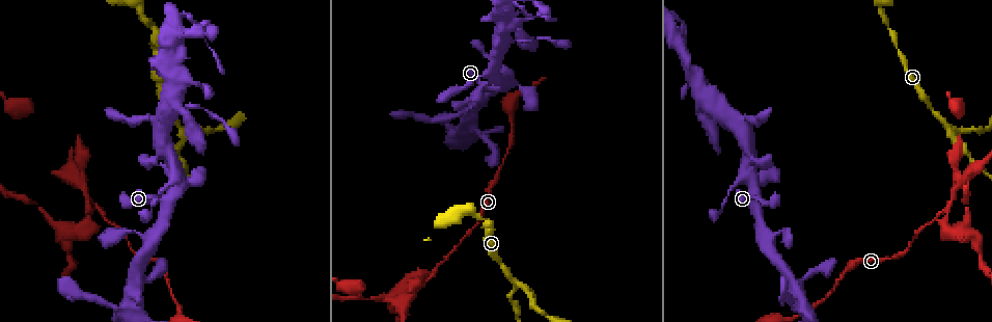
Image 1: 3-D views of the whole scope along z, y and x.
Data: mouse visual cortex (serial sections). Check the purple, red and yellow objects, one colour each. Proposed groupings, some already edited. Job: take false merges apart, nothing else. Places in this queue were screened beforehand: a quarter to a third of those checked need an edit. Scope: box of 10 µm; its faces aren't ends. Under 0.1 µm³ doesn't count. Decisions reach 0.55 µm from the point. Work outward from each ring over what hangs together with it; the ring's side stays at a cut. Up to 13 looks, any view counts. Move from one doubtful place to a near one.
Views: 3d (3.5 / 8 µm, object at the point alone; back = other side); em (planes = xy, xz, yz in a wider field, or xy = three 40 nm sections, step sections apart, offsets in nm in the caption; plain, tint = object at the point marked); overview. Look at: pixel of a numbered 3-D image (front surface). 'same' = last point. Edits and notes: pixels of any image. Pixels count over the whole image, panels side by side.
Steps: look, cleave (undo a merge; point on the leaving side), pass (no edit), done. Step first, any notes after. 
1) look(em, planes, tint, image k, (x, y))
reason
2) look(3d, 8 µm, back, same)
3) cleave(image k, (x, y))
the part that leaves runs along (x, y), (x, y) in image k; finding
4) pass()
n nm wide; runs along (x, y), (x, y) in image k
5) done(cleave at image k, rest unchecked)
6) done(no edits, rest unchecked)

look(3d, 8 µm, image 1, (523, 89))

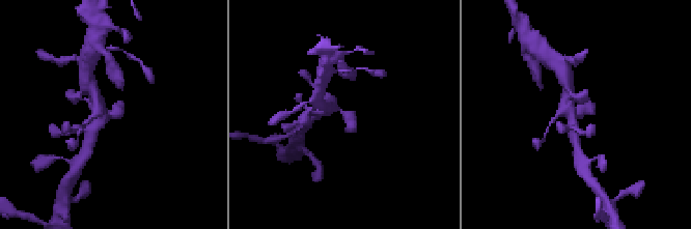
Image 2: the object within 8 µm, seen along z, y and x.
look(3d, 3.5 µm, same)

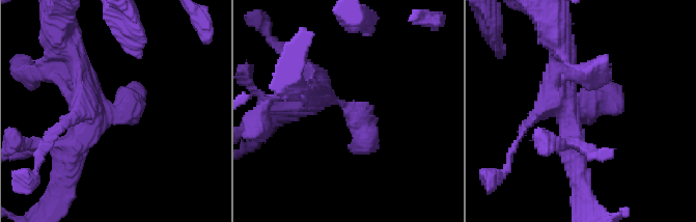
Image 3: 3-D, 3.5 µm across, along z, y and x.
look(em, xy, step 1, tint, image 3, (110, 111))
shape alone is not enough

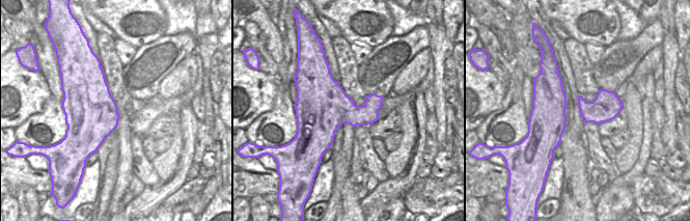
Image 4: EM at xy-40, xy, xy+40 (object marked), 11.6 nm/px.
pass()
runs along (297, 106), (341, 103), (363, 127), (354, 151) in image 3; one cell here

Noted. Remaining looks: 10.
look(3d, 3.5 µm, image 1, (703, 98))
calibre changes

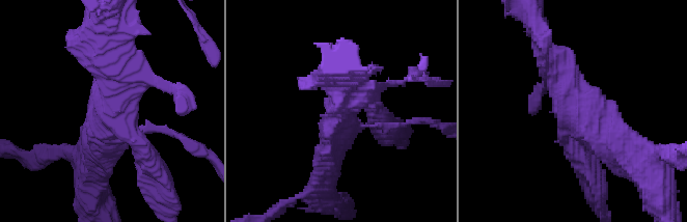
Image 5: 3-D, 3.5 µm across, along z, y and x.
pass()
runs along (628, 154), (569, 103), (545, 51) in image 5; one cell here

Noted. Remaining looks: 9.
look(3d, 8 µm, image 1, (463, 134))
abrupt turn

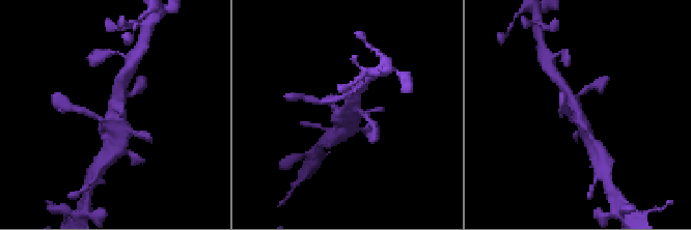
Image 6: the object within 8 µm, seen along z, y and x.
look(em, planes, tint, same)
shape alone is not enough

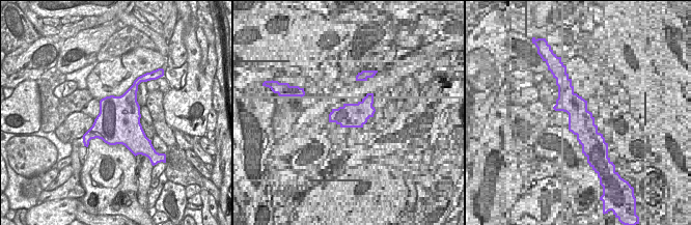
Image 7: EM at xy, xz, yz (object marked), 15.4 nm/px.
pass()
all the same cell

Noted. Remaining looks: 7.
look(3d, 3.5 µm, image 1, (98, 208))
abrupt turn

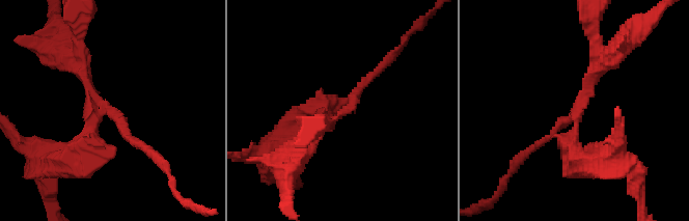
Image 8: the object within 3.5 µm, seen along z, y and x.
look(em, planes, tint, image 8, (112, 111))
3 arms; arms of 100, 150, 300 nm

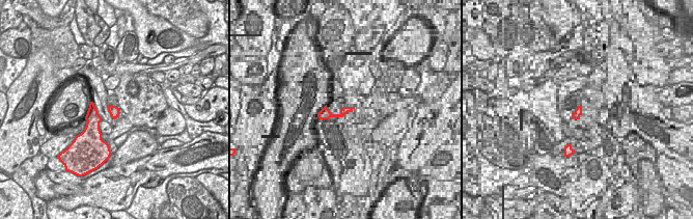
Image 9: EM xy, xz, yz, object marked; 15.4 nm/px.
cleave(image 8, (343, 101))
the part that leaves runs along (330, 115), (318, 107), (273, 144) in image 8; a second cell is stuck on

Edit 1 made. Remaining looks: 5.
look(overview)

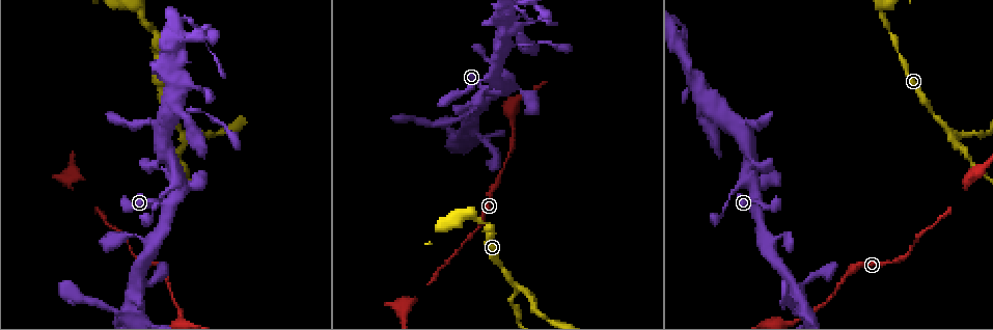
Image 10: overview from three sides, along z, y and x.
look(3d, 8 µm, image 10, (519, 286))
three arms meet

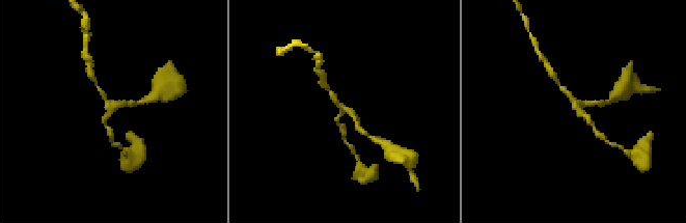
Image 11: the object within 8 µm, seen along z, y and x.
look(3d, 3.5 µm, back, same)

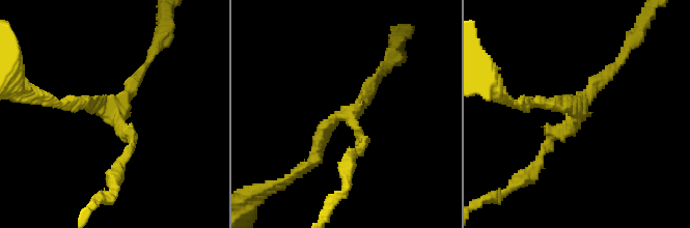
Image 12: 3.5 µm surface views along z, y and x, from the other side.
look(em, xy, step 5, tint, image 12, (579, 108))
3 arms; arms of 150, 150, 200 nm

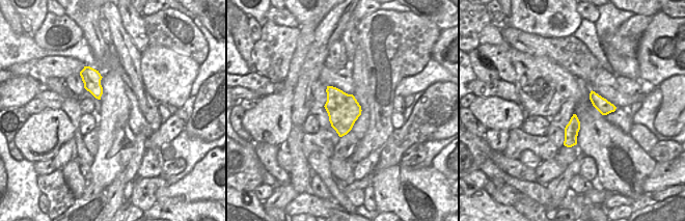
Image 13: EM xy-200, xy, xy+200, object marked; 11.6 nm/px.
pass()
runs along (381, 73), (359, 107), (321, 134), (311, 163) in image 12; one cell here

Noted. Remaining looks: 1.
done(cleave at image 8, rest unchecked)

